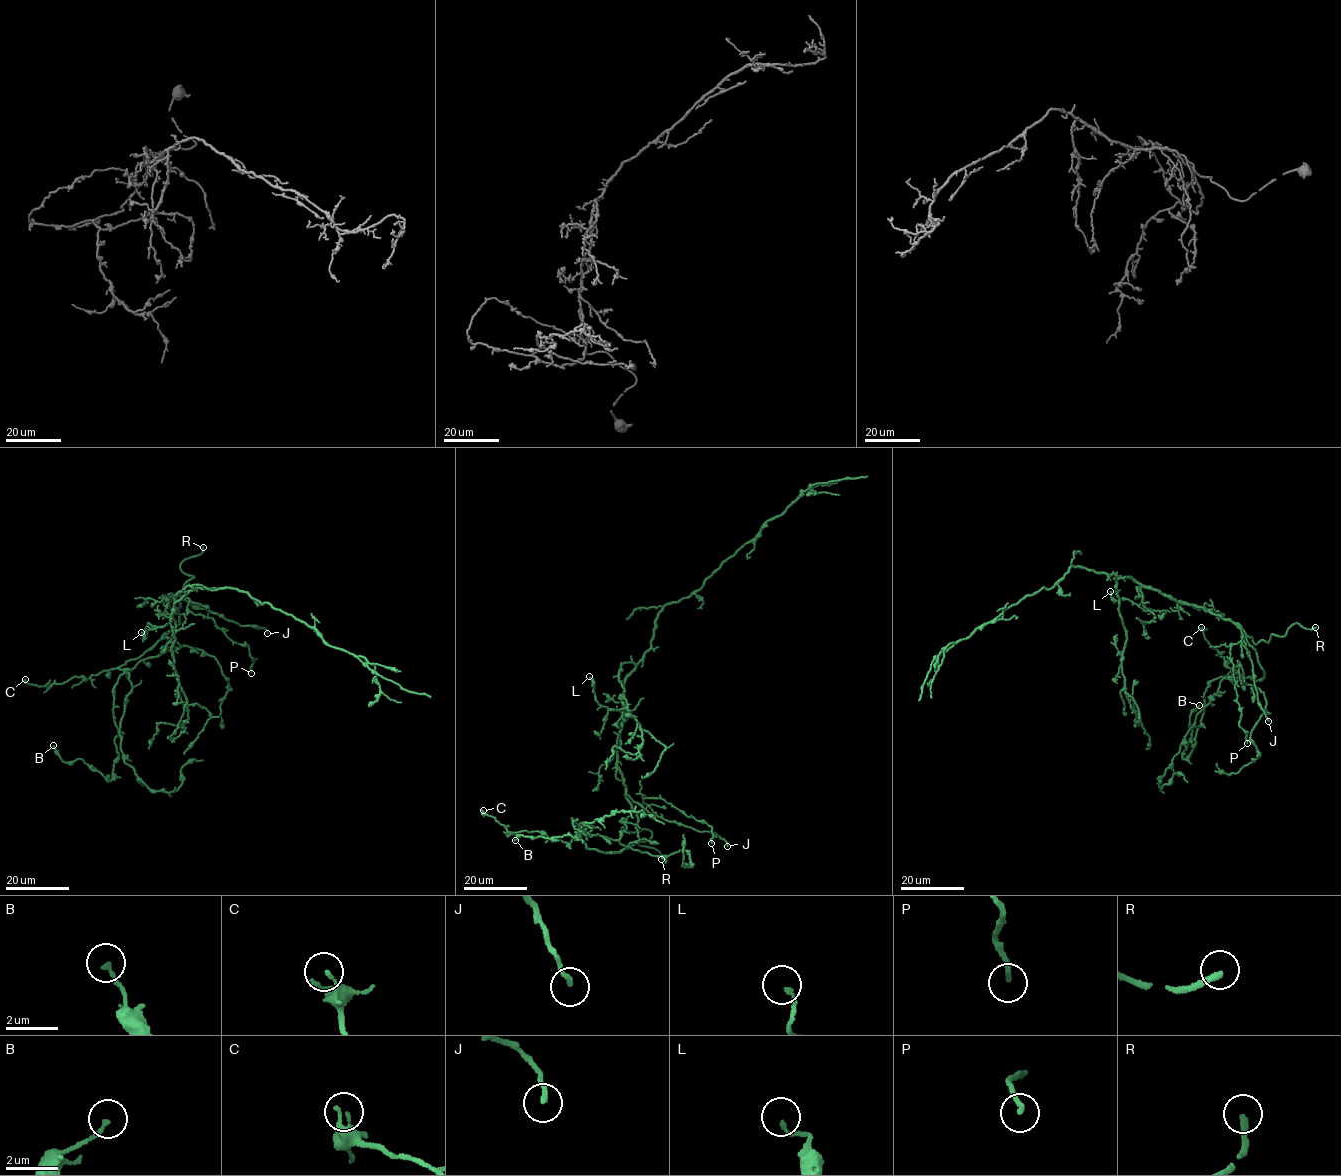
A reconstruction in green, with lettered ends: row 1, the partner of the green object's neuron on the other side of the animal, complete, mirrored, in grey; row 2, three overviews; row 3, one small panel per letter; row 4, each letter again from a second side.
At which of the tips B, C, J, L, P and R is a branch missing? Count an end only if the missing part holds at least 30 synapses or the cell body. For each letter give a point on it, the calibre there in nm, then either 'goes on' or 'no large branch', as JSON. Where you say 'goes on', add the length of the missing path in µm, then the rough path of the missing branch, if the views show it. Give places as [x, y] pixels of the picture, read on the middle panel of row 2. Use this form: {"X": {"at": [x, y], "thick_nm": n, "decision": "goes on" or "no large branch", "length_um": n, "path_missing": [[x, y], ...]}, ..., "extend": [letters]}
{"B": {"at": [515, 840], "thick_nm": 170, "decision": "no large branch"}, "C": {"at": [483, 810], "thick_nm": 120, "decision": "no large branch"}, "J": {"at": [727, 846], "thick_nm": 180, "decision": "no large branch"}, "L": {"at": [589, 676], "thick_nm": 140, "decision": "no large branch"}, "P": {"at": [711, 843], "thick_nm": 180, "decision": "no large branch"}, "R": {"at": [661, 859], "thick_nm": 240, "decision": "goes on", "length_um": 20}, "extend": ["R"]}

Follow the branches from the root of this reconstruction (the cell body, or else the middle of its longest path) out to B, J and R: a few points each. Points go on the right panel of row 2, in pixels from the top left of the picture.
B: (1188, 604), (1237, 623), (1264, 671), (1257, 680), (1234, 673), (1209, 683), (1184, 759), (1199, 705)
J: (1188, 604), (1230, 619), (1241, 631), (1252, 664), (1258, 702), (1268, 721)
R: (1188, 604), (1237, 622), (1255, 644), (1268, 642), (1272, 635), (1284, 635), (1296, 622), (1306, 628), (1315, 627)

